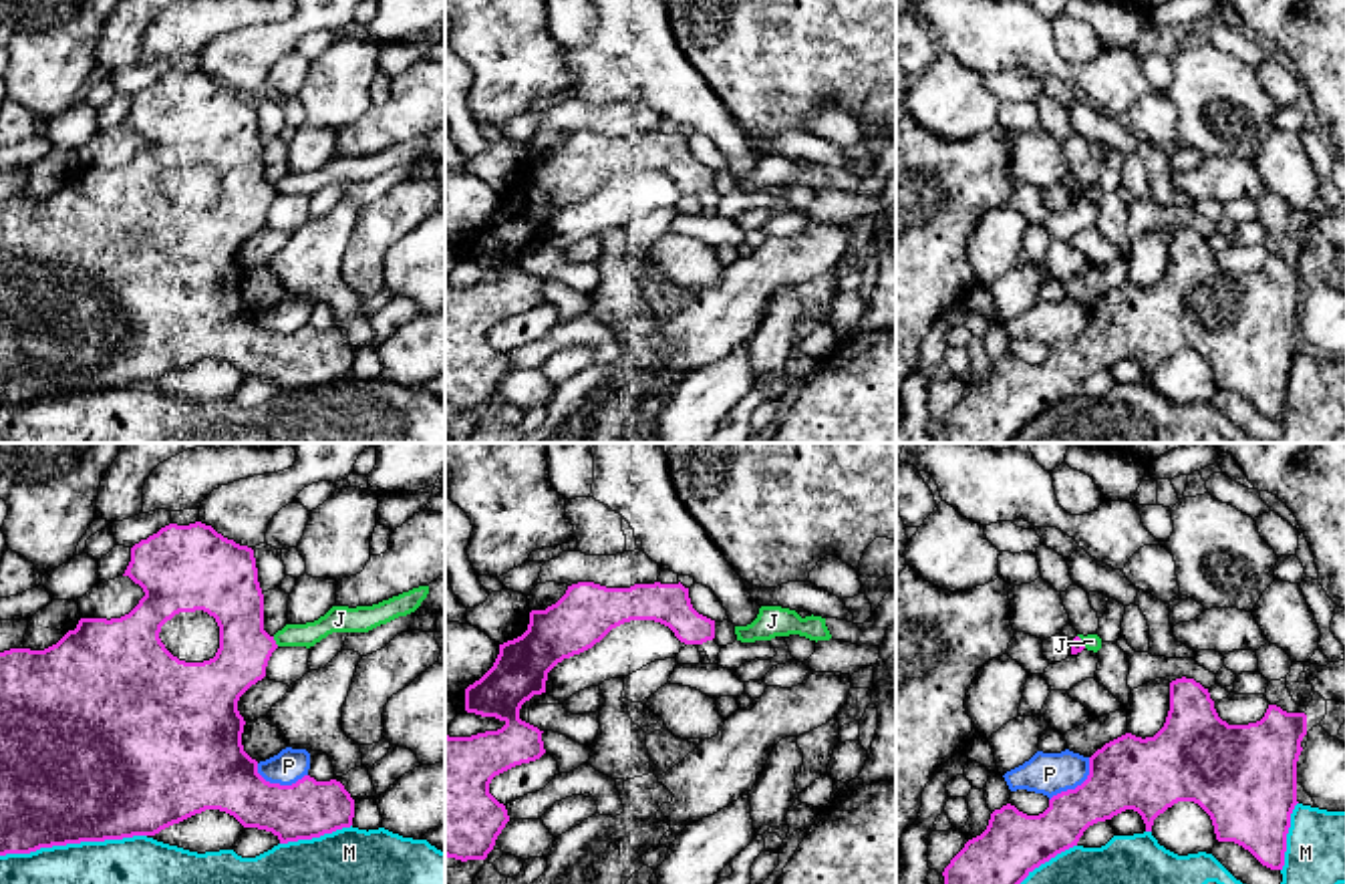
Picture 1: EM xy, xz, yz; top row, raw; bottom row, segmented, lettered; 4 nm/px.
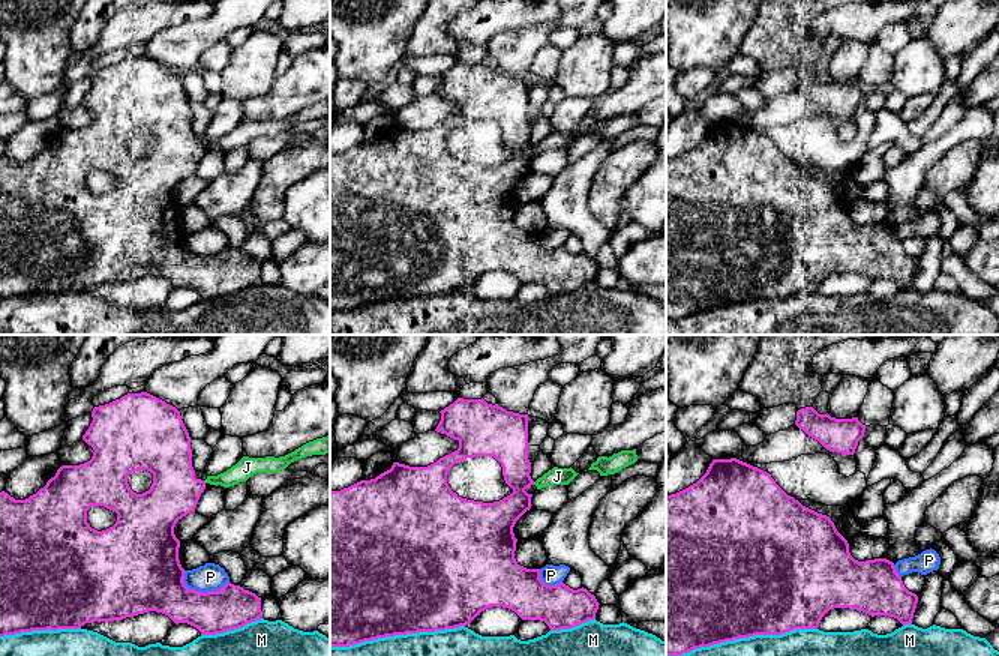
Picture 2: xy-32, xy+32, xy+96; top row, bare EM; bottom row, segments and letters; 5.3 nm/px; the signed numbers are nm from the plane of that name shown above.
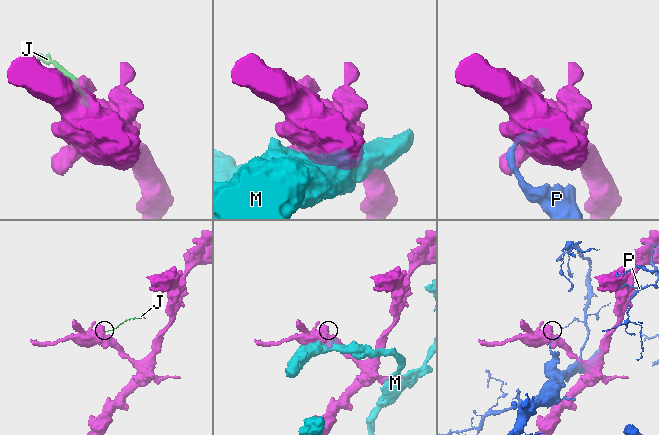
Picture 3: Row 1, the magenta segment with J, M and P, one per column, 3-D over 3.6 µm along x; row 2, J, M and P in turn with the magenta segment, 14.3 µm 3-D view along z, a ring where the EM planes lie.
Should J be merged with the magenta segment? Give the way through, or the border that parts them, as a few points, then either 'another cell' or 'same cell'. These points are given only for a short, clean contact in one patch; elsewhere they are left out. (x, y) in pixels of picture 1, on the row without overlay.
runs through xy (232, 143), (238, 162), (274, 190), (307, 184); same cell

